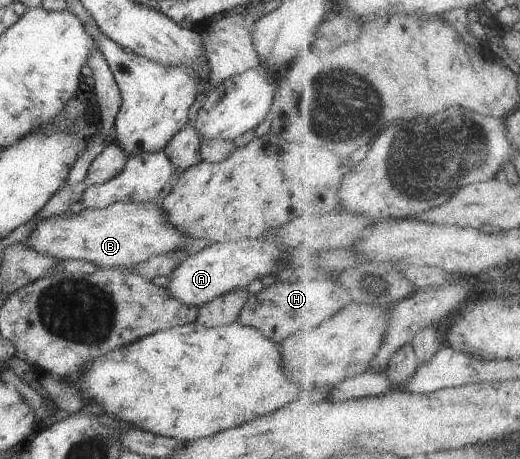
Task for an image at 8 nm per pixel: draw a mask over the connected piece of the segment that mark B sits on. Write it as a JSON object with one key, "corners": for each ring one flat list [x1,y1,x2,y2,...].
{"corners":[[116,202,112,205,109,205,107,208,94,208,94,209,82,209,79,212,72,212,67,216,50,216,49,218,44,218,39,224,36,224,36,227,32,229,30,235,28,235,27,239,20,243,25,243,29,248,34,251,43,253,44,255,52,256,57,260,82,260,85,262,93,263,100,268,136,268,137,265,140,263,144,263,148,261,151,257,159,256,159,255,166,255,170,252,176,251,180,246,183,246,190,237,186,236,183,232,178,231,175,227,172,227,166,219,165,213,159,208,159,205,156,205,156,202,144,202,139,204,134,204,132,202]]}

